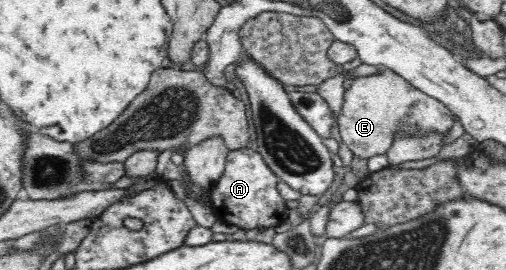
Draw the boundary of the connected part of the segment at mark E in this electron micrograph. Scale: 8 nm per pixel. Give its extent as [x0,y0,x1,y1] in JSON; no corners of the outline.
[337,66,456,158]

